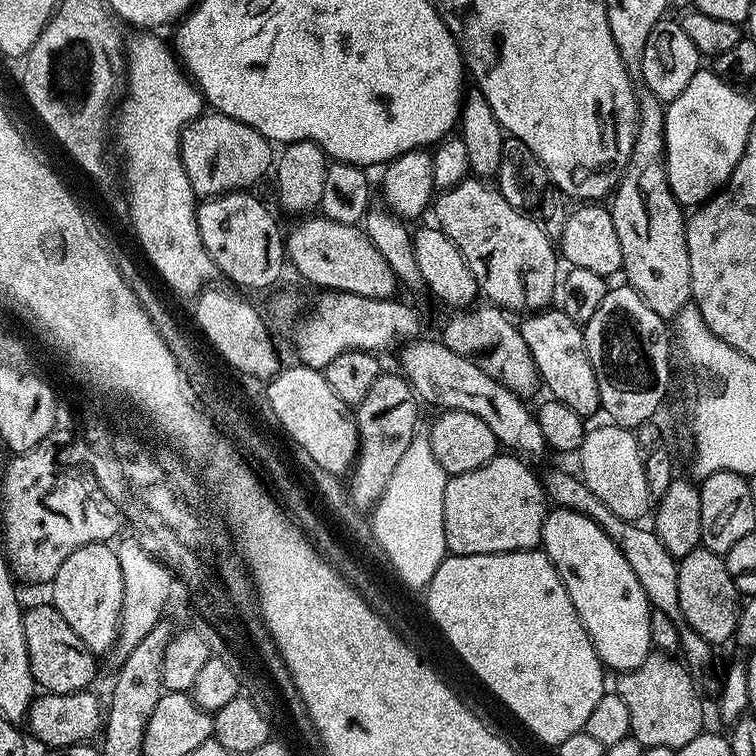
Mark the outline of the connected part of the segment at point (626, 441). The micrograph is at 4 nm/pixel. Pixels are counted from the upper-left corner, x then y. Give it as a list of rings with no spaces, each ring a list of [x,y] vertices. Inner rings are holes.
[[[611,422],[603,423],[597,428],[589,427],[585,431],[578,453],[579,475],[584,485],[594,490],[594,494],[598,494],[600,501],[610,506],[610,510],[614,510],[614,514],[618,514],[624,520],[639,521],[640,515],[650,508],[650,493],[641,446],[636,441],[633,429],[621,428],[619,424]]]

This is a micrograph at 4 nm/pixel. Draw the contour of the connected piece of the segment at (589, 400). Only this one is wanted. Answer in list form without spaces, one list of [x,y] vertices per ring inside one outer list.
[[[559,310],[533,312],[521,320],[524,321],[519,321],[520,333],[522,338],[526,338],[526,346],[530,346],[530,354],[534,354],[543,387],[552,391],[549,392],[551,399],[570,406],[574,414],[585,418],[591,418],[595,412],[599,413],[598,378],[588,357],[583,327]]]

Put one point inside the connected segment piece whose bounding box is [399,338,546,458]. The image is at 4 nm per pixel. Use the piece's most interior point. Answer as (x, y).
(440, 376)

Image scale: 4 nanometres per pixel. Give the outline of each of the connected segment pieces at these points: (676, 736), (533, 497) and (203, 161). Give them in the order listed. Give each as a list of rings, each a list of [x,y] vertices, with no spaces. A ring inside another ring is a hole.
[[[656,650],[645,658],[642,666],[615,677],[614,691],[626,702],[626,710],[630,710],[630,734],[643,748],[666,746],[679,750],[705,731],[704,704],[691,675],[675,655]]]
[[[497,454],[490,462],[466,474],[449,476],[444,491],[444,529],[448,552],[453,556],[473,556],[491,552],[526,552],[542,541],[544,518],[550,511],[541,477],[535,476],[516,454]]]
[[[215,110],[201,114],[184,128],[180,136],[180,157],[197,197],[224,196],[227,192],[251,189],[274,164],[273,145],[257,128],[246,126]]]

